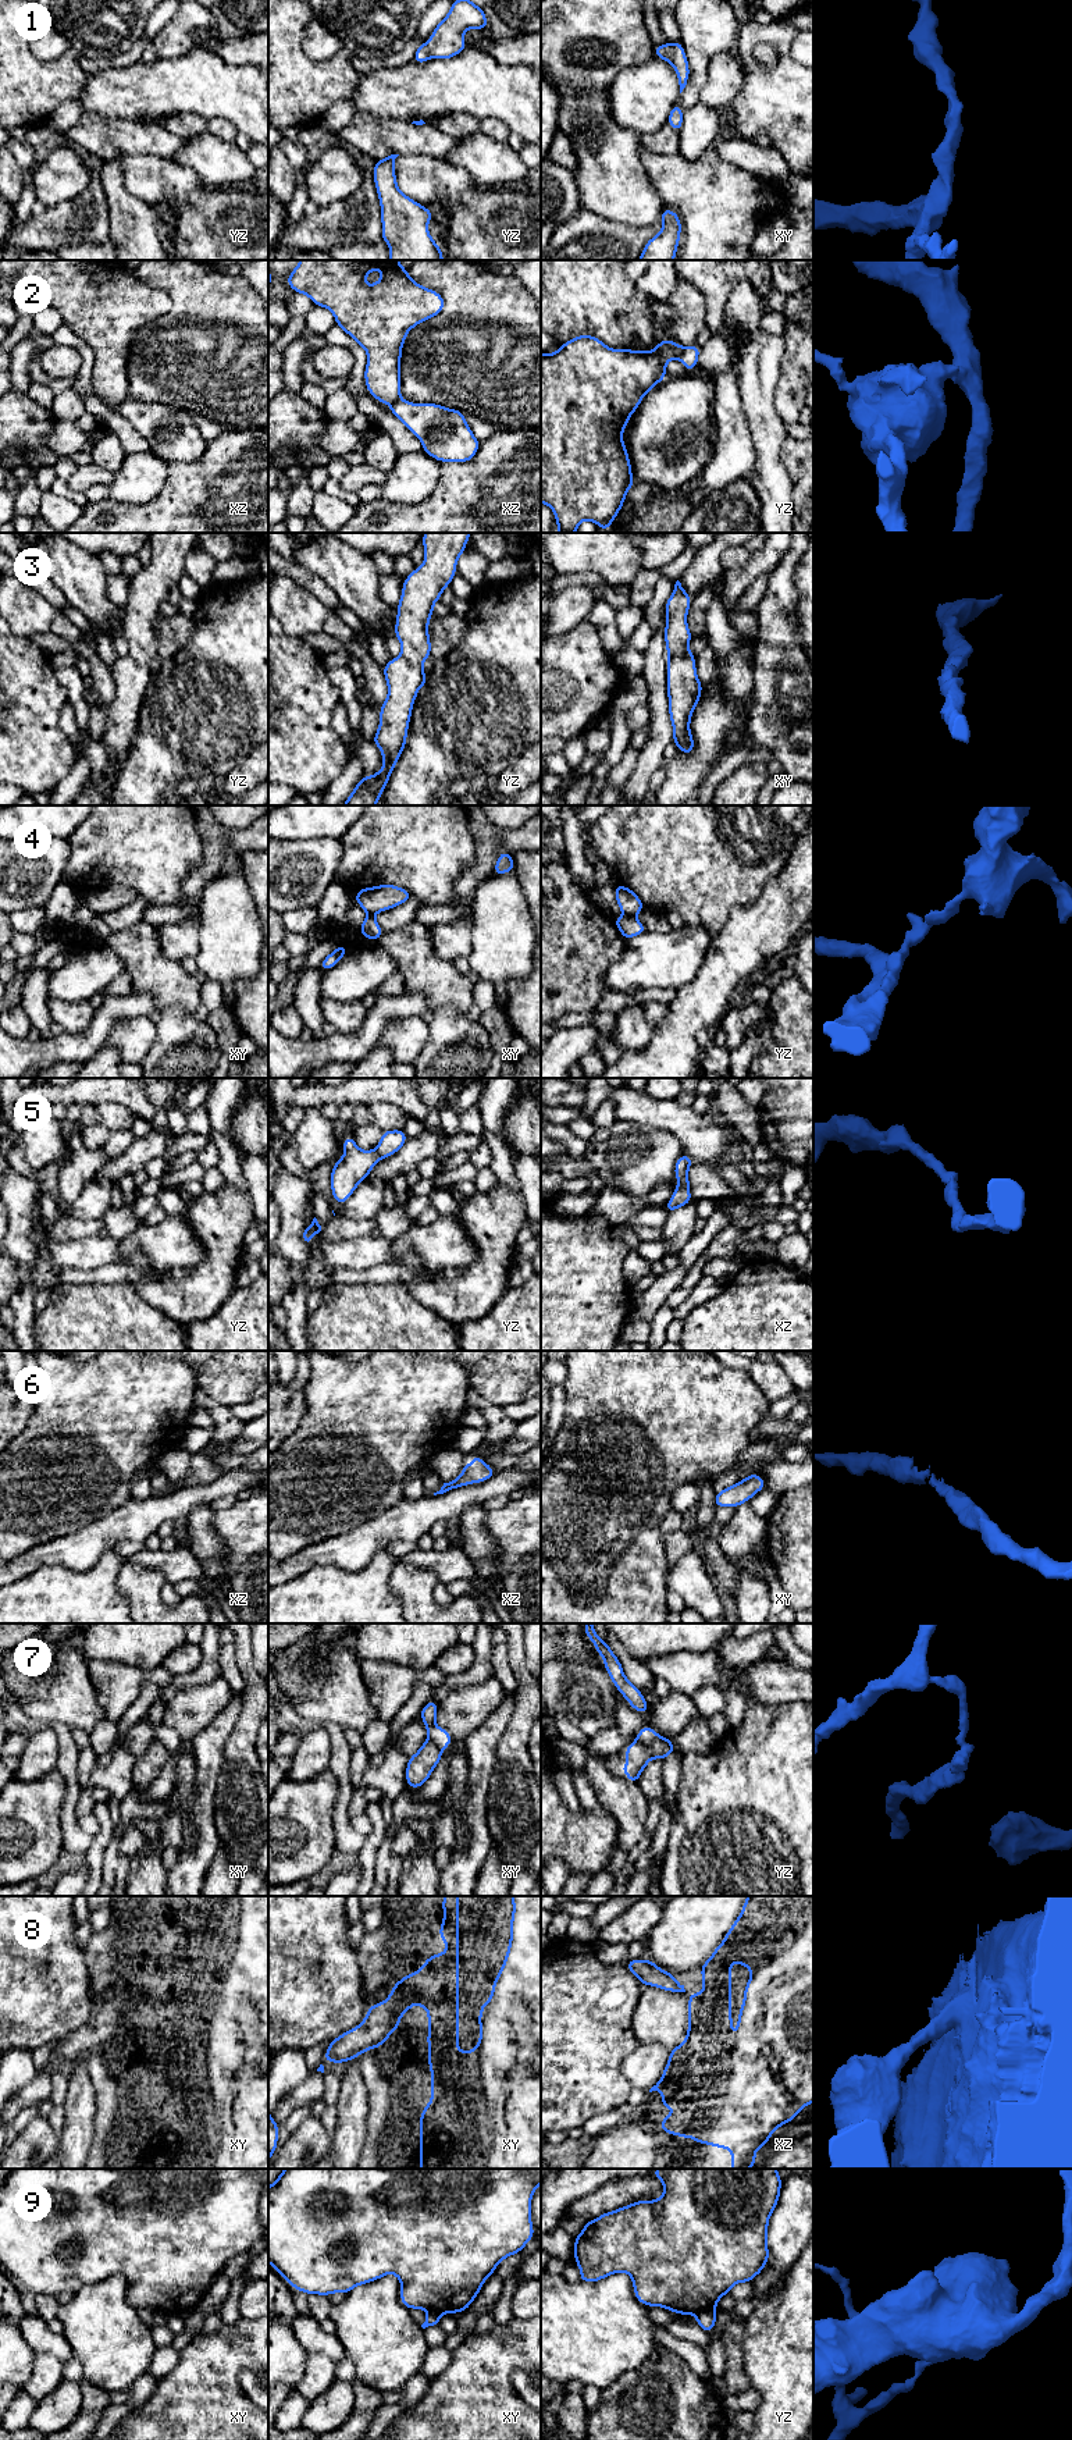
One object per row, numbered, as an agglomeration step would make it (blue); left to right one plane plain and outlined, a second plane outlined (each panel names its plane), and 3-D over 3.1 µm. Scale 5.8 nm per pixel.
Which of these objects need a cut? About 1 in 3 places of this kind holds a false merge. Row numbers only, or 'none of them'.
2, 4, 7, 8, 9

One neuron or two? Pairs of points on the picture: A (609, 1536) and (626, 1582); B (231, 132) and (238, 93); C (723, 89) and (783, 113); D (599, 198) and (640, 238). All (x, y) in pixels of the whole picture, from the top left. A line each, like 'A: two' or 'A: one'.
A: one
B: two
C: two
D: two

